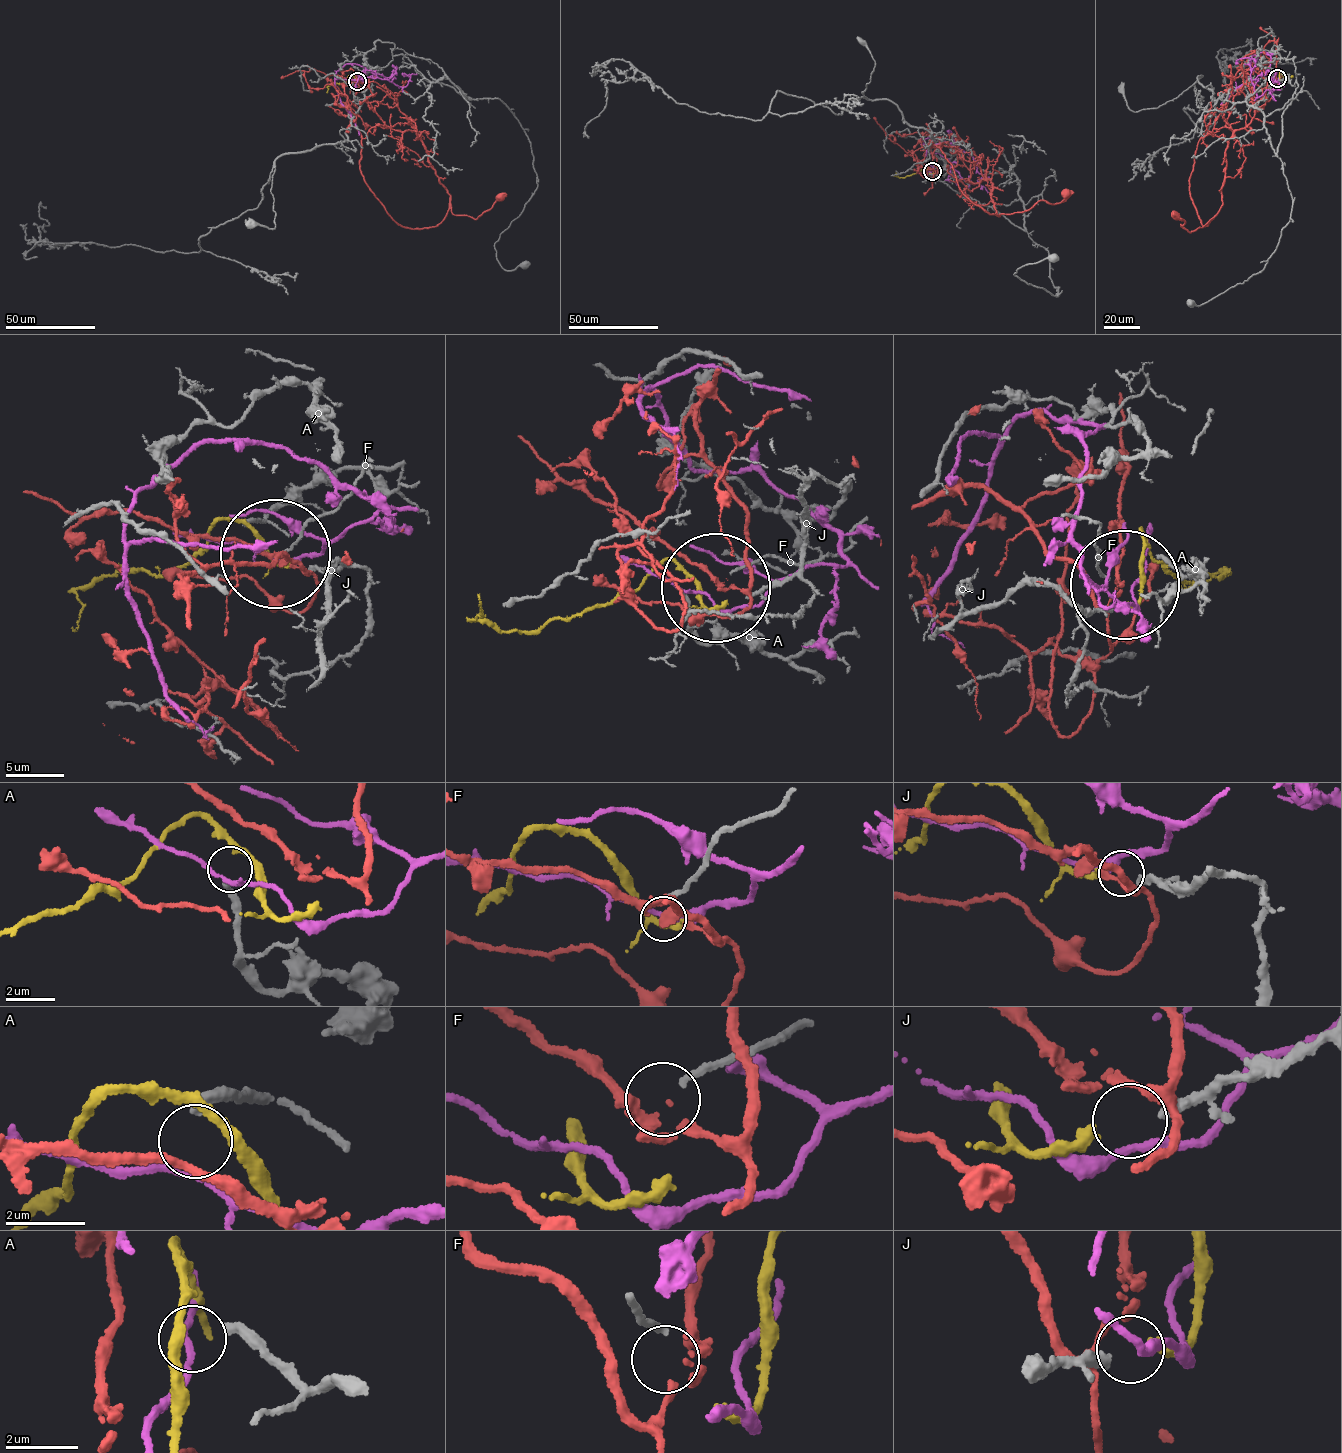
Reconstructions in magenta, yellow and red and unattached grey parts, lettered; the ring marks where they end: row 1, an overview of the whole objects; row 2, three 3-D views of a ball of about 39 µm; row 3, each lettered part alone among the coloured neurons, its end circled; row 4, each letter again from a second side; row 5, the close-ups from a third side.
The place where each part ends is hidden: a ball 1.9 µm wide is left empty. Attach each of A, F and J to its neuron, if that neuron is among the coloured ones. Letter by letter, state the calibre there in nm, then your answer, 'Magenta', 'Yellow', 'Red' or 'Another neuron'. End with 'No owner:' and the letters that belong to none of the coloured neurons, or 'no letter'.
A: Thickness 280 nm. Another neuron
F: Thickness 180 nm. Red
J: Thickness 320 nm. Yellow
No owner: A

